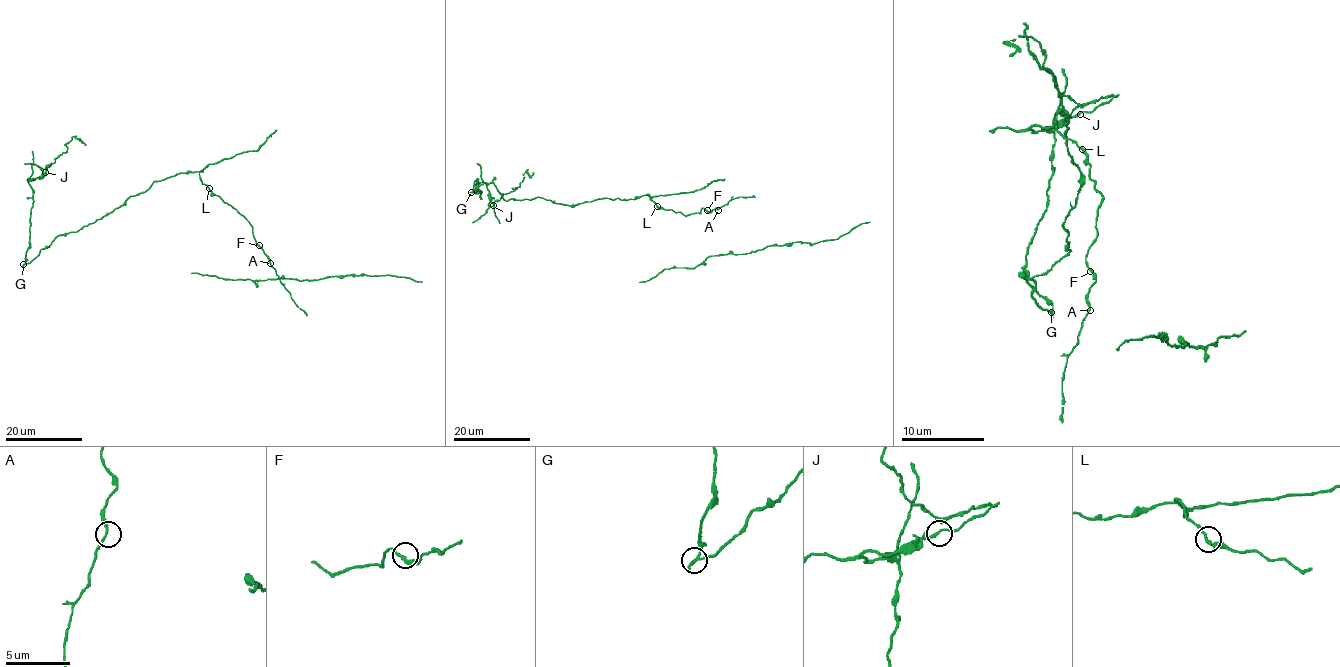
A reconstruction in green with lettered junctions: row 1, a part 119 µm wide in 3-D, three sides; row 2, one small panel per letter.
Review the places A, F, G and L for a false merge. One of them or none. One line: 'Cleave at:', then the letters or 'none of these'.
Cleave at: G

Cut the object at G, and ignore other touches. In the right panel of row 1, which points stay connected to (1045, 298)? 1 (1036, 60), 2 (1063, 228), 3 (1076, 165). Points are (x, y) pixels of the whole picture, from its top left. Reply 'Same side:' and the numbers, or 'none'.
Same side: none

